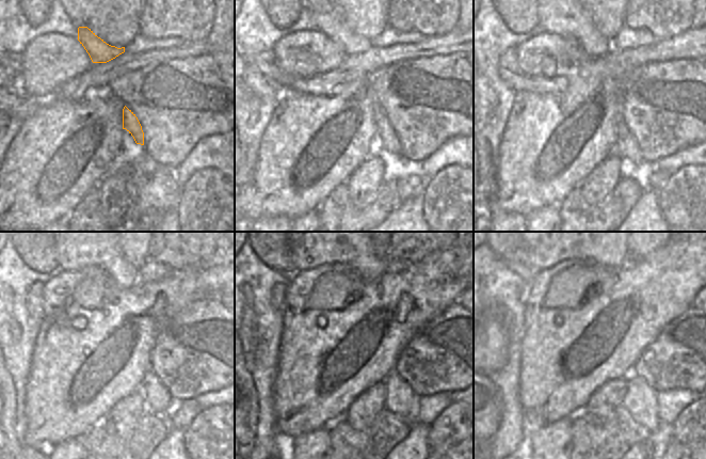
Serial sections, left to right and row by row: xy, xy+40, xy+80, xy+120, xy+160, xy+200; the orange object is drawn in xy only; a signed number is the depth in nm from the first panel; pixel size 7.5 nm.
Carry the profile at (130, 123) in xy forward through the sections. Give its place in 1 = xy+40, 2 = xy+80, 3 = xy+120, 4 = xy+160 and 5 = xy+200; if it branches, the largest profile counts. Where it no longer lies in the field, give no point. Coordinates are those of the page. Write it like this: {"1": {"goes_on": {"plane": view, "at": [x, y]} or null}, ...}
{"1": {"goes_on": {"plane": "xy+40", "at": [386, 140]}}, "2": {"goes_on": {"plane": "xy+80", "at": [626, 146]}}, "3": {"goes_on": {"plane": "xy+120", "at": [156, 394]}}, "4": {"goes_on": {"plane": "xy+160", "at": [400, 399]}}, "5": {"goes_on": {"plane": "xy+200", "at": [641, 400]}}}

